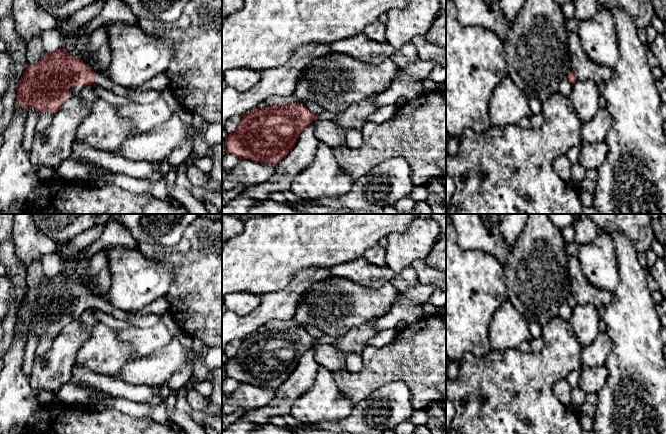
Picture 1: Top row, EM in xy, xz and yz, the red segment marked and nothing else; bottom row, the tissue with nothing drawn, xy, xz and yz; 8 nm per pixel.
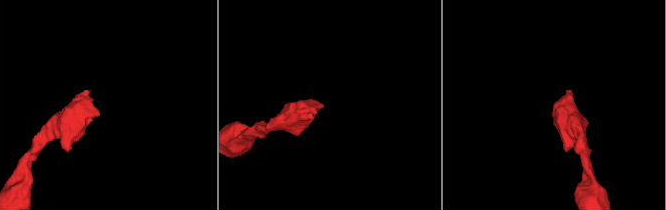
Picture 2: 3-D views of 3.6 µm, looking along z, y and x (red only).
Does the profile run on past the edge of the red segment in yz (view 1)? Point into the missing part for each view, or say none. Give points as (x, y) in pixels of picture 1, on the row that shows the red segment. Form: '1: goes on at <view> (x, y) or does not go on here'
1: does not go on here

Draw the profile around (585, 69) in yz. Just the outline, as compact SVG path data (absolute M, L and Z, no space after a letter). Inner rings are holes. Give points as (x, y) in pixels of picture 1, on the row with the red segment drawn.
M568 30L567 34L571 71L574 72L577 80L594 81L600 88L605 81L614 77L612 68L598 65L586 55L577 33Z

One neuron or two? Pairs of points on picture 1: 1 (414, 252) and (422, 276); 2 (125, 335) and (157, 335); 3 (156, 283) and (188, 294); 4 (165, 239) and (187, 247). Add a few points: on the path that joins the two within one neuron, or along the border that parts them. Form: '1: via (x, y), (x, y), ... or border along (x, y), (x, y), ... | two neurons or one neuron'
1: border along (424, 258), (414, 260), (410, 265) | two neurons
2: via (133, 335), (149, 335) | one neuron
3: border along (169, 264), (174, 270), (174, 281), (164, 296) | two neurons
4: border along (189, 224), (175, 244), (153, 245) | two neurons

